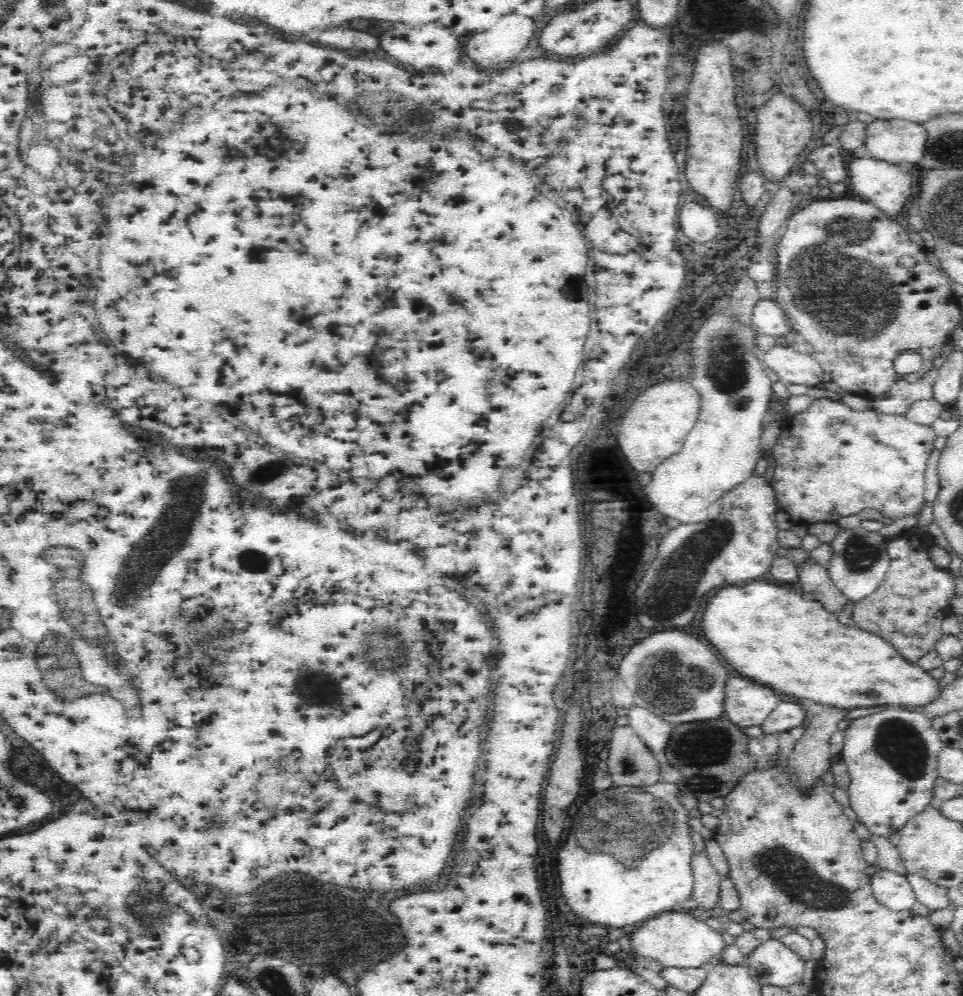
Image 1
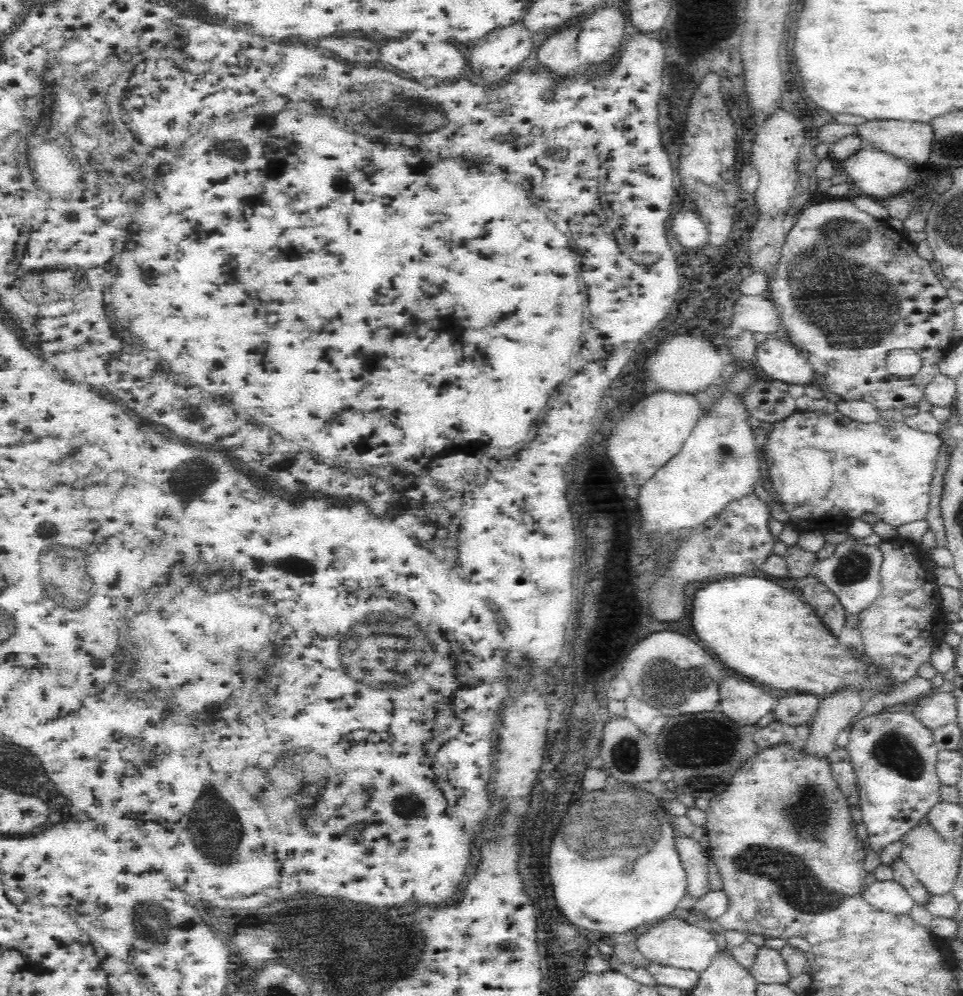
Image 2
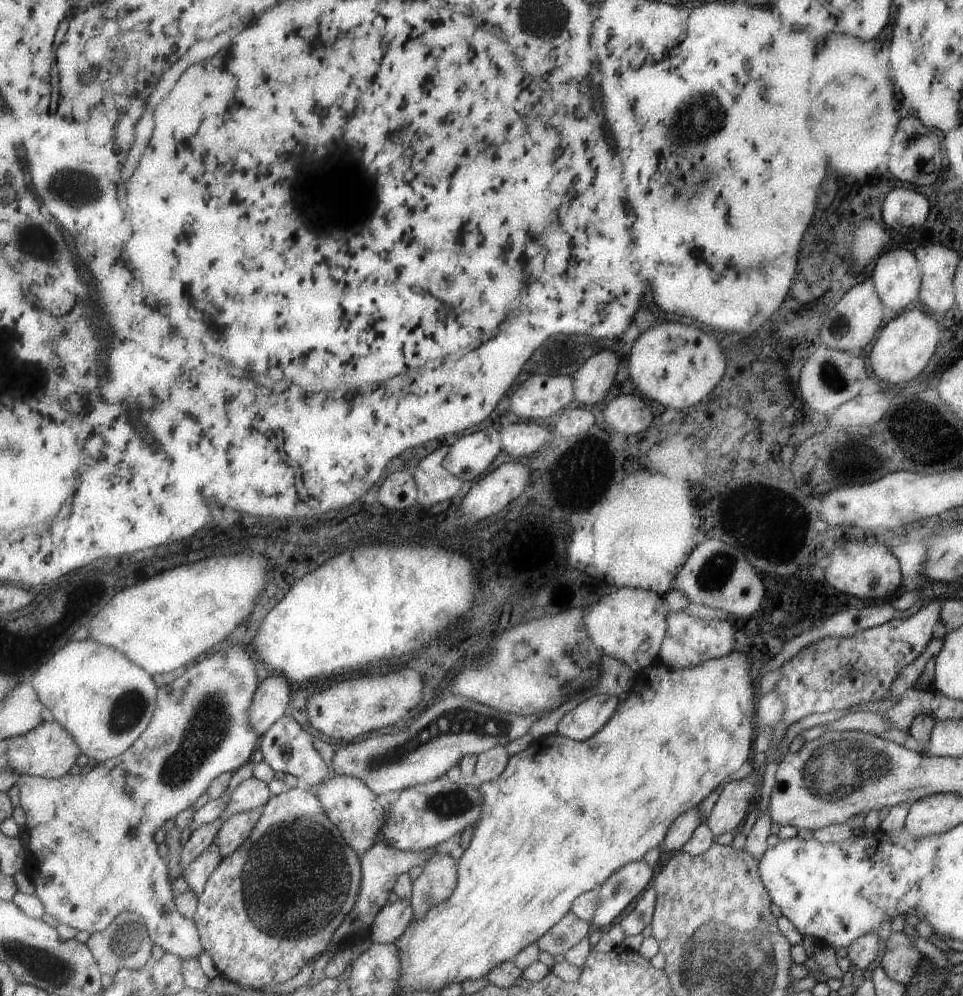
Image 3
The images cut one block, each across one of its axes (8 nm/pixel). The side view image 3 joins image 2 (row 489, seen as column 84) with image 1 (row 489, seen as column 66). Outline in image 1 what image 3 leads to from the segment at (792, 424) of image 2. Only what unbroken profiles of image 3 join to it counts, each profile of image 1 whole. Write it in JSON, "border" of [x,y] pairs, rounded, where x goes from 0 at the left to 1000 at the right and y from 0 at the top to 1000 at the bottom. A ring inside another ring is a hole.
{"border":[[[852,400],[844,402],[838,412],[818,419],[813,423],[813,435],[803,449],[802,455],[806,461],[806,470],[804,472],[803,489],[806,491],[807,504],[812,513],[814,513],[825,524],[828,530],[837,528],[845,523],[866,523],[875,518],[891,517],[897,510],[908,510],[918,518],[925,520],[938,520],[941,518],[952,517],[960,506],[960,475],[964,460],[970,452],[970,444],[973,438],[967,428],[958,428],[943,422],[940,417],[922,417],[903,412],[886,412],[871,402]]]}

